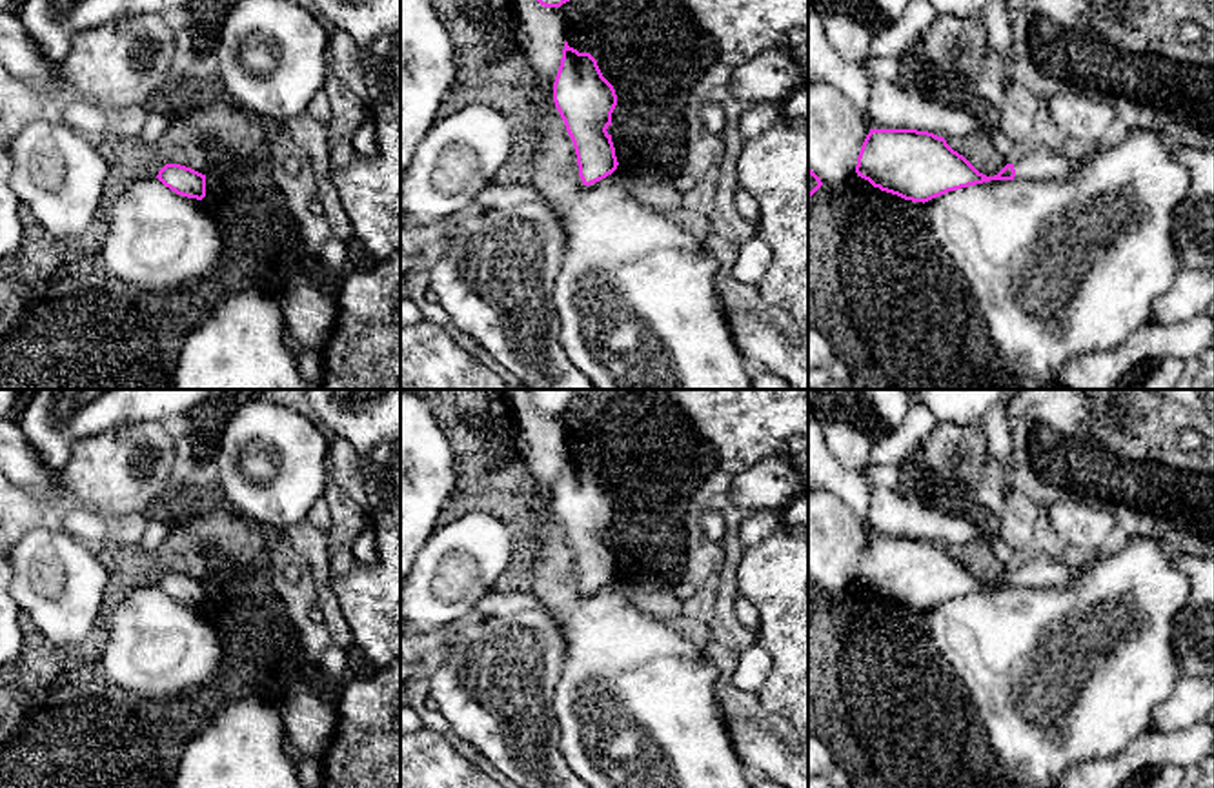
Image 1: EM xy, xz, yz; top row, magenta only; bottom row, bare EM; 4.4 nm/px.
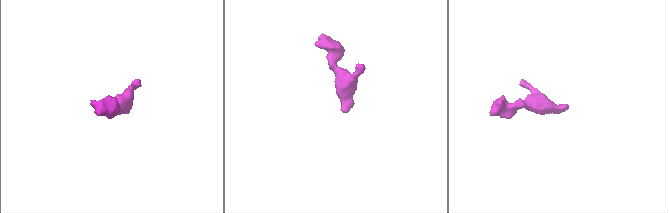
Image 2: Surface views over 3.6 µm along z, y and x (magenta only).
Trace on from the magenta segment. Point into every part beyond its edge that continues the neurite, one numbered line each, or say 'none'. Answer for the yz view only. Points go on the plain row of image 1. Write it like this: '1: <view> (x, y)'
1: yz (1042, 572)

